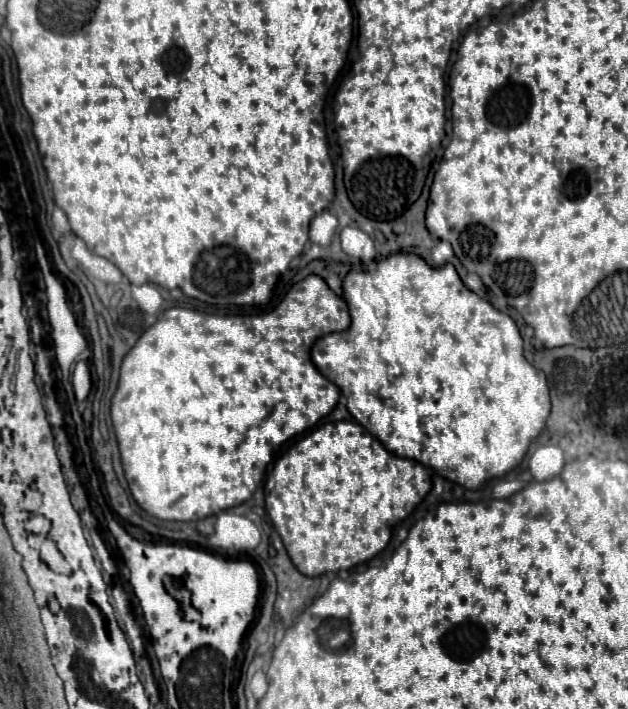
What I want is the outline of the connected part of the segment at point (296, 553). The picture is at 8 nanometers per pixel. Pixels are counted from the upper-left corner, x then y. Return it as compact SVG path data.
M323 423L276 459L265 484L265 510L273 528L281 535L293 565L303 575L315 577L329 571L351 569L383 551L391 539L393 527L431 490L430 480L431 472L426 467L389 453L381 441L359 423Z

